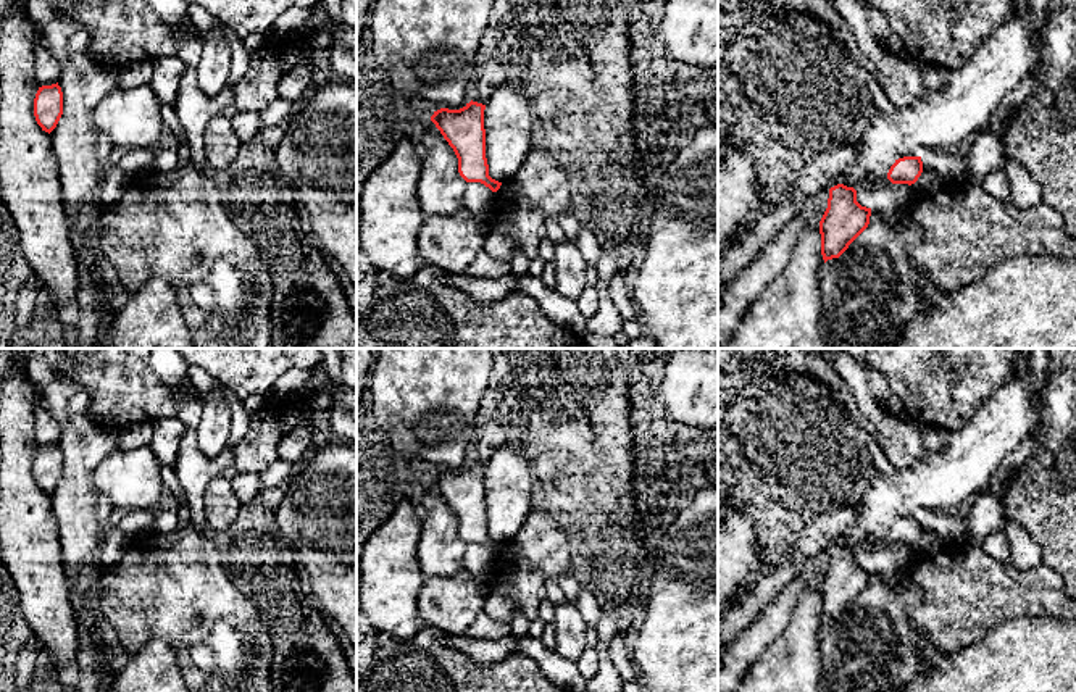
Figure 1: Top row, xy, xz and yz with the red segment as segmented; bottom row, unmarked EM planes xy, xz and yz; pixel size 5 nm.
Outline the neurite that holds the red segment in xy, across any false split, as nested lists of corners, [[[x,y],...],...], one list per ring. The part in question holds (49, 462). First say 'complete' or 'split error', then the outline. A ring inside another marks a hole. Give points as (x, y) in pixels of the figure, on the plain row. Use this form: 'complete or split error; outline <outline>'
complete; outline [[[56,445],[39,448],[34,460],[34,477],[45,494],[52,494],[63,476],[63,453]]]

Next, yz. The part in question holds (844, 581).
complete; outline [[[844,545],[829,550],[828,569],[820,582],[824,624],[839,619],[868,589],[871,569],[857,563],[857,552]]]

